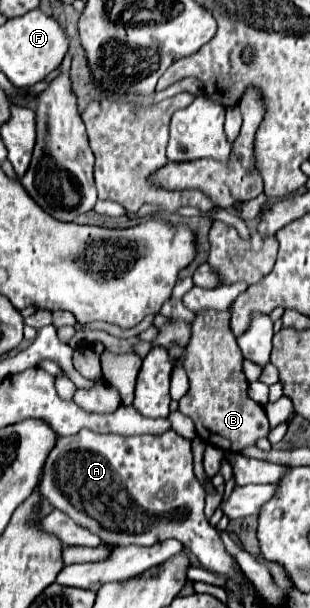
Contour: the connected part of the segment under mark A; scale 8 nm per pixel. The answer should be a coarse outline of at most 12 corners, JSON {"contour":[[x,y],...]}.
{"contour":[[57,438],[41,494],[113,546],[235,576],[191,440]]}

